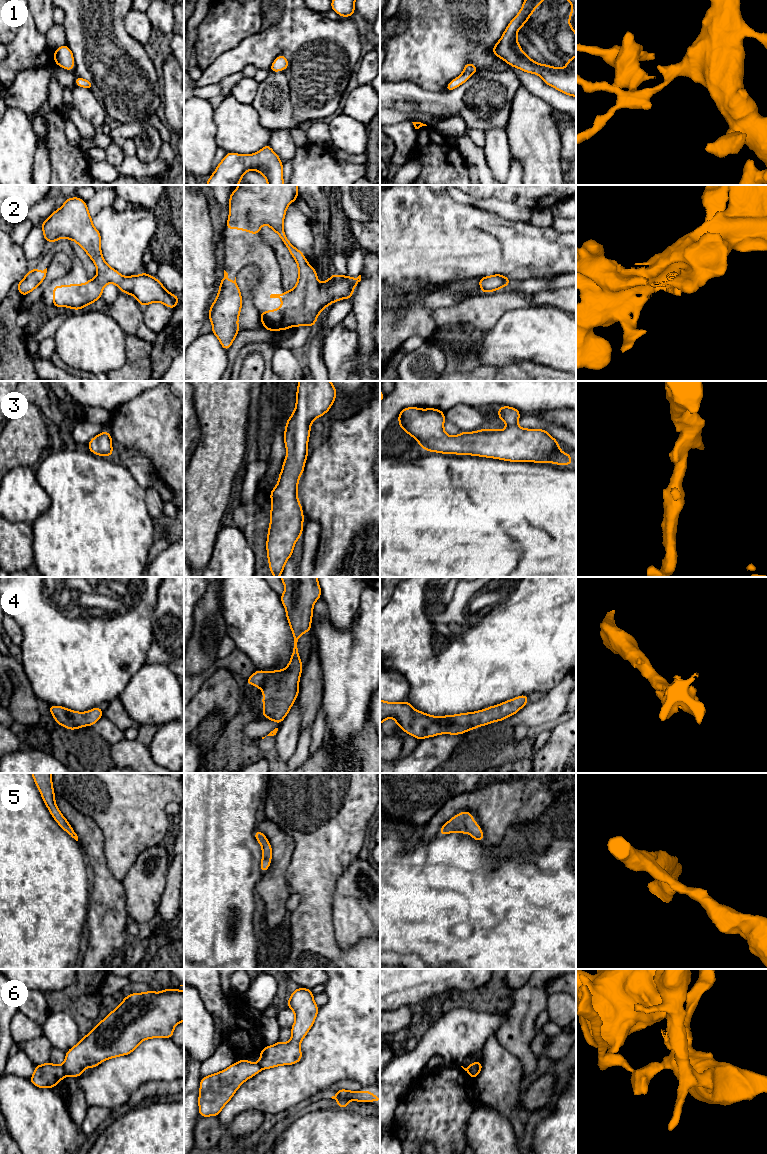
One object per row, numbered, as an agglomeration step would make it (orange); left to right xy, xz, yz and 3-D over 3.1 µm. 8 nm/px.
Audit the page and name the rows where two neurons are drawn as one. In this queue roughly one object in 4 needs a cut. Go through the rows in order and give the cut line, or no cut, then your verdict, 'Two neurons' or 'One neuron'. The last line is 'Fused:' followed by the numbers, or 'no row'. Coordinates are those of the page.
1: No split. One neuron
2: No split. One neuron
3: No split. One neuron
4: No split. One neuron
5: No split. One neuron
6: Split along xy (62, 1065), (65, 1075). Two neurons
Fused: 6

